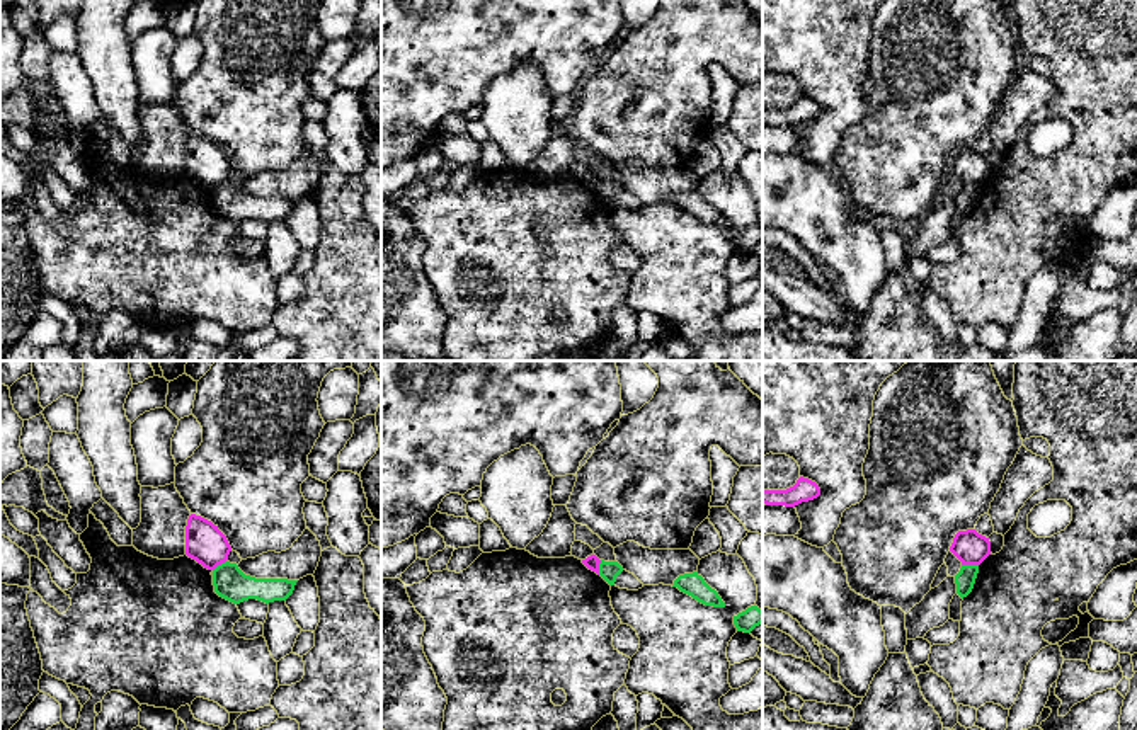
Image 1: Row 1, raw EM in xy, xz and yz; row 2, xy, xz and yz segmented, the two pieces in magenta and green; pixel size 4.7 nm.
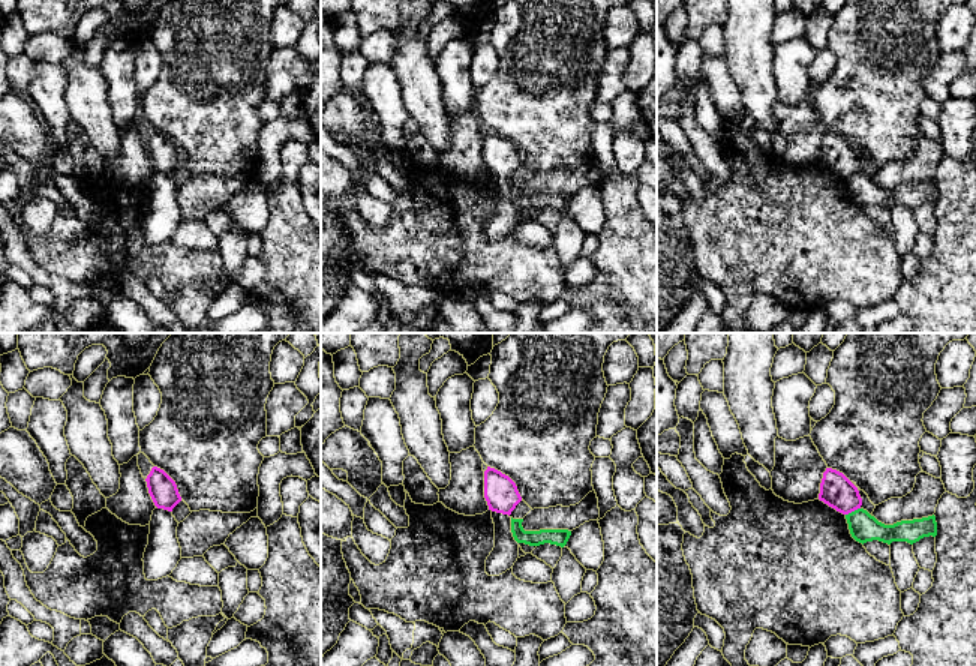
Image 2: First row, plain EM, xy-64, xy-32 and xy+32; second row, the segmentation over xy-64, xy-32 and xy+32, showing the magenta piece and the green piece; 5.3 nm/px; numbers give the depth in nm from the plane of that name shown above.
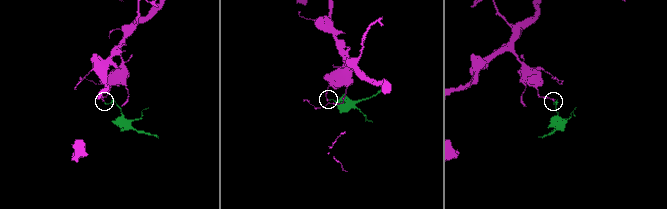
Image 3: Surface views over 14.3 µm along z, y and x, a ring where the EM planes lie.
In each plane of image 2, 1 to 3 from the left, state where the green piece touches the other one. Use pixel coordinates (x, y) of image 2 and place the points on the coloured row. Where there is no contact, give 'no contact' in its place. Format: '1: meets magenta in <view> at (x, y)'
1: no contact
2: no contact
3: meets magenta in xy+32 at (852, 510)

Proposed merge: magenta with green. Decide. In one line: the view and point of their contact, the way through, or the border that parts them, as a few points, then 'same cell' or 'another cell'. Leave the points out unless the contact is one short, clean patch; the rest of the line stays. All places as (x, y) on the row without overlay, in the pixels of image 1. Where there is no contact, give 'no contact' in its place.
meets magenta in yz at (971, 182); border along yz (962, 182), (977, 184); another cell

